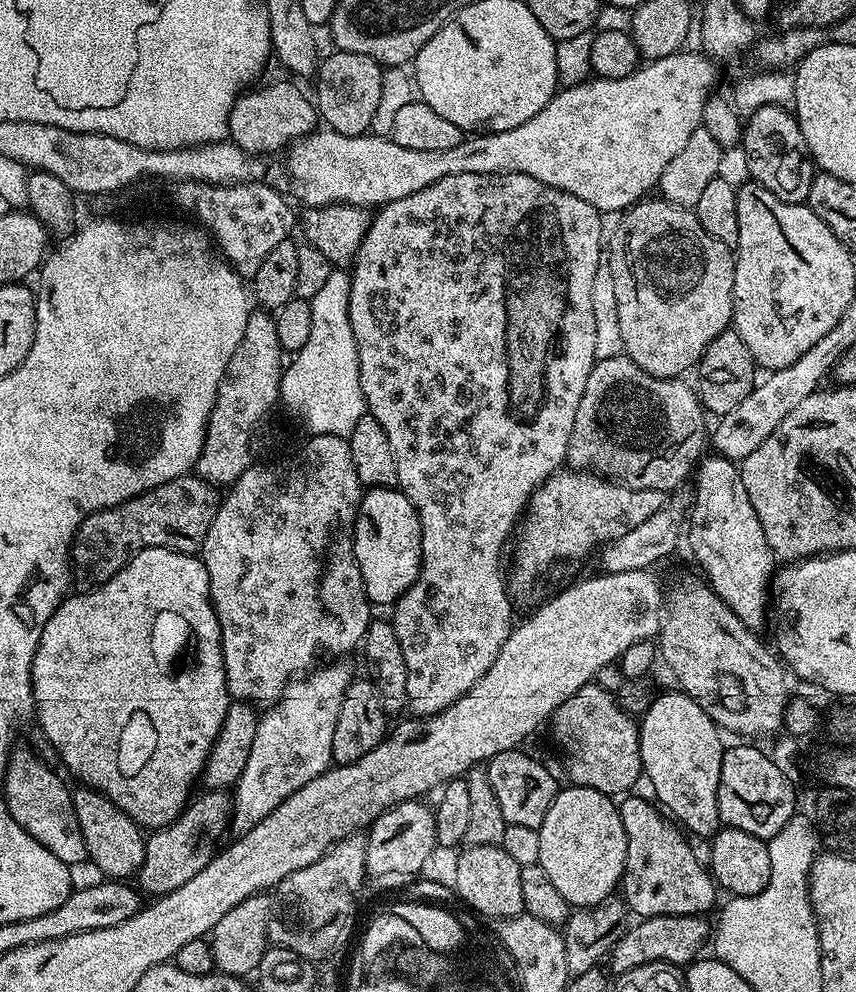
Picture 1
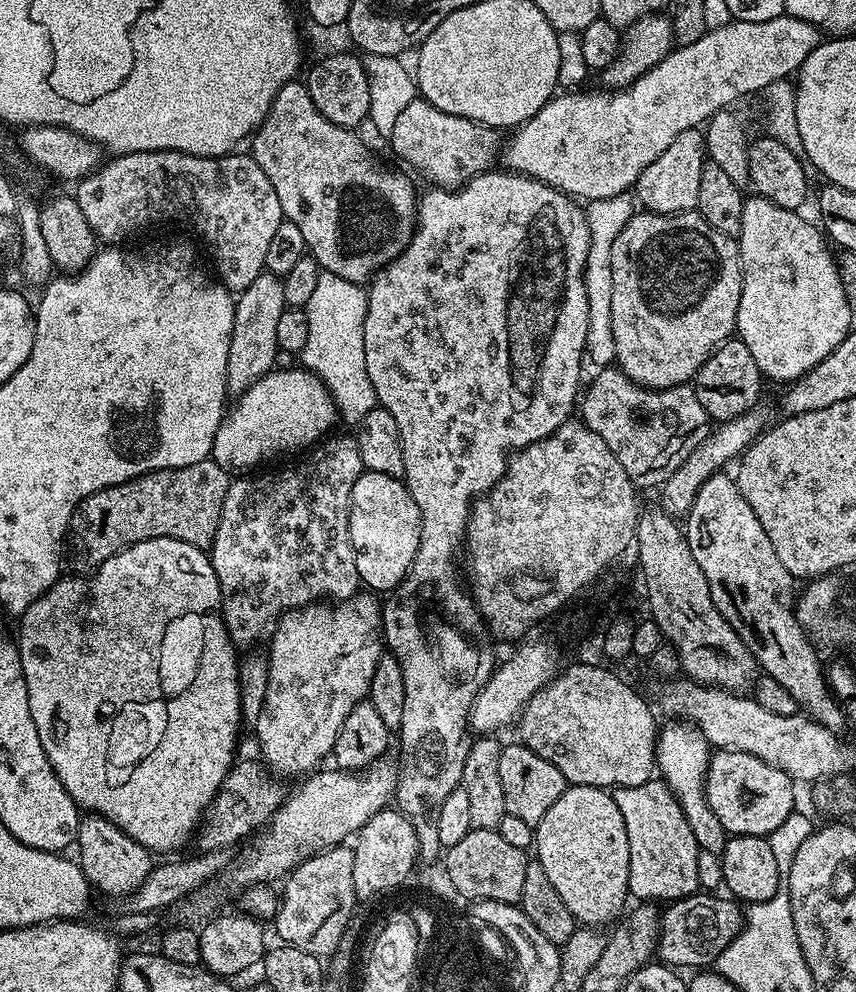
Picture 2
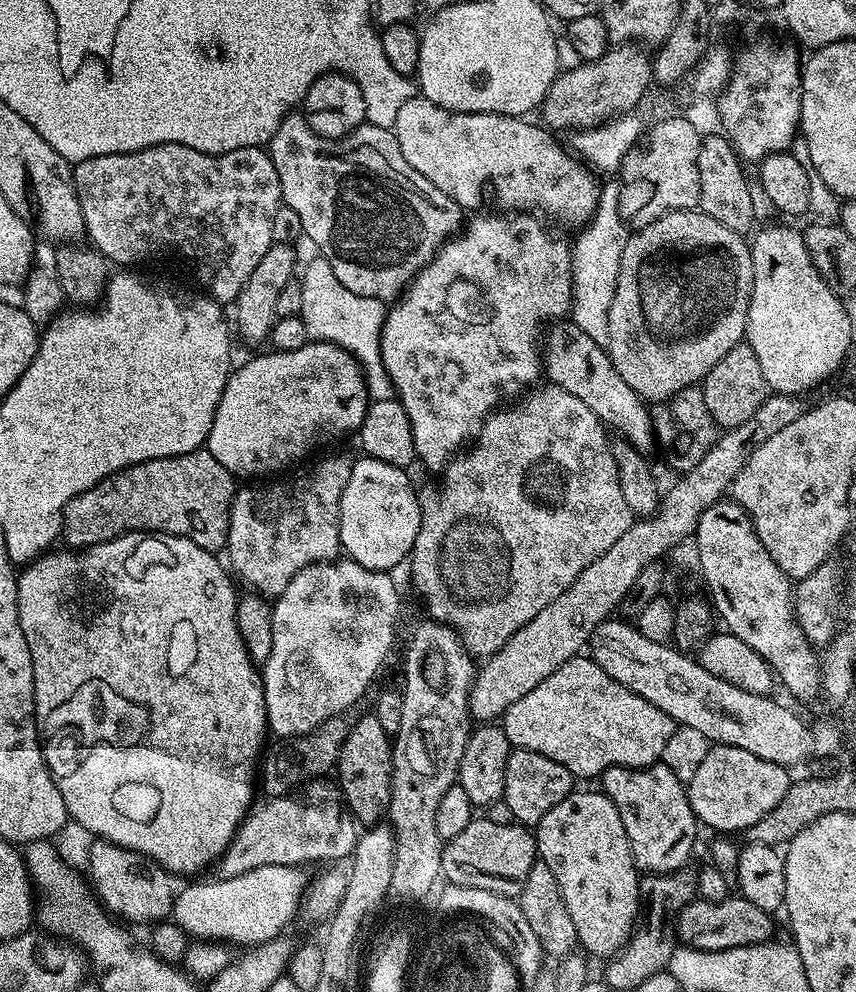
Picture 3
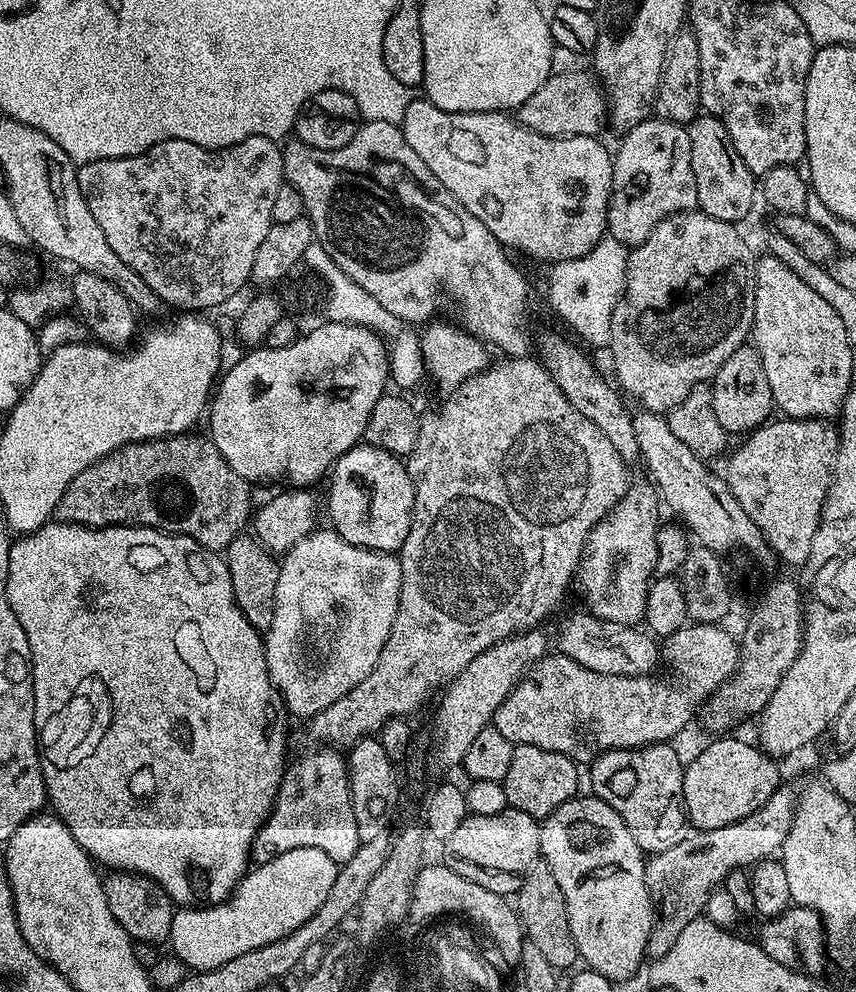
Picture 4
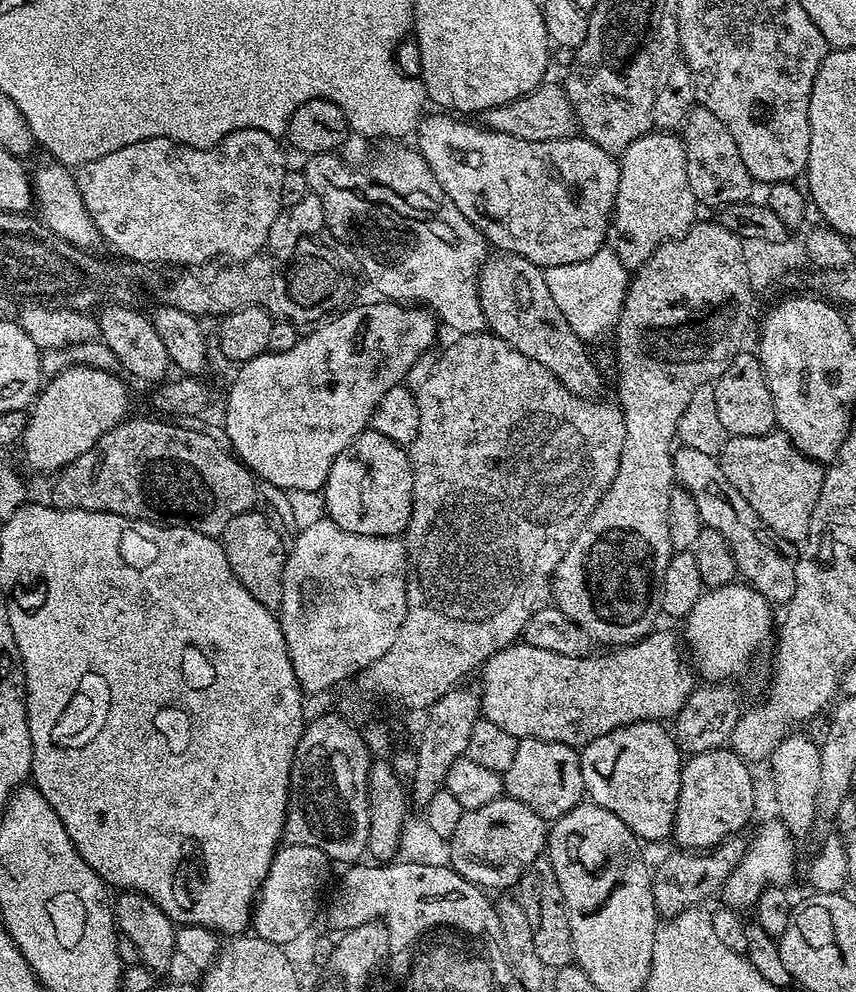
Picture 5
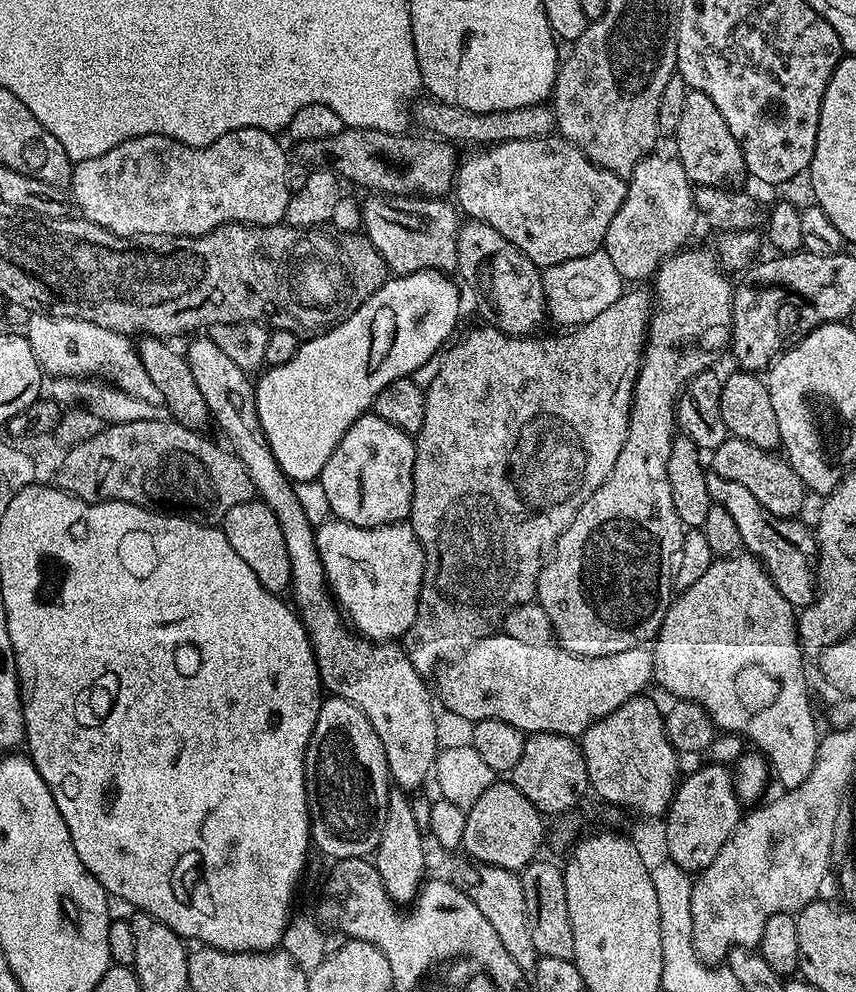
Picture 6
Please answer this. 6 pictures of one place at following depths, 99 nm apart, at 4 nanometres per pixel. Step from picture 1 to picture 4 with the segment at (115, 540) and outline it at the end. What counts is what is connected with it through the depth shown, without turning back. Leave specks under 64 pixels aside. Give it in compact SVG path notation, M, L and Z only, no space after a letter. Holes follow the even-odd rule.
M185 434L182 436L167 436L161 440L140 440L137 444L122 446L118 450L114 450L109 456L103 456L98 462L86 466L86 470L82 470L82 474L78 474L78 478L74 478L74 482L70 482L70 486L66 486L66 490L62 494L62 498L55 510L55 519L61 524L81 524L87 528L116 528L120 524L127 524L137 528L157 528L160 532L189 536L198 541L203 548L209 548L211 552L217 554L223 553L227 549L228 543L236 536L241 535L249 523L250 513L254 508L252 492L248 489L251 487L249 481L243 480L238 474L234 474L234 470L230 470L226 458L222 458L222 454L213 440L207 435L196 435Z

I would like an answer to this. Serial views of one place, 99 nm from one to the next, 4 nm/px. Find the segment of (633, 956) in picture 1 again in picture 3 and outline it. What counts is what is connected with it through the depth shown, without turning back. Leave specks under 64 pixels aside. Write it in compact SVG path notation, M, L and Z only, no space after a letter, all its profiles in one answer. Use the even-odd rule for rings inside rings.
M729 894L725 900L695 899L681 908L676 918L676 934L681 945L713 952L730 950L738 946L762 944L769 939L772 932L773 917L767 912L758 910L754 902L746 902L739 894Z

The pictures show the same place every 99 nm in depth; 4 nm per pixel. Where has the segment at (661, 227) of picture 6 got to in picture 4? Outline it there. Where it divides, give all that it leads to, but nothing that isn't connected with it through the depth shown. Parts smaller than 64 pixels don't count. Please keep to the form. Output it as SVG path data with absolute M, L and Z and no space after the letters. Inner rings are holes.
M649 118L623 133L621 140L624 141L621 142L620 149L615 149L612 157L612 193L608 203L607 235L629 249L634 249L646 242L646 238L650 238L650 230L654 230L654 226L658 226L658 222L662 222L667 216L696 208L696 183L694 170L690 166L690 138L685 125Z

